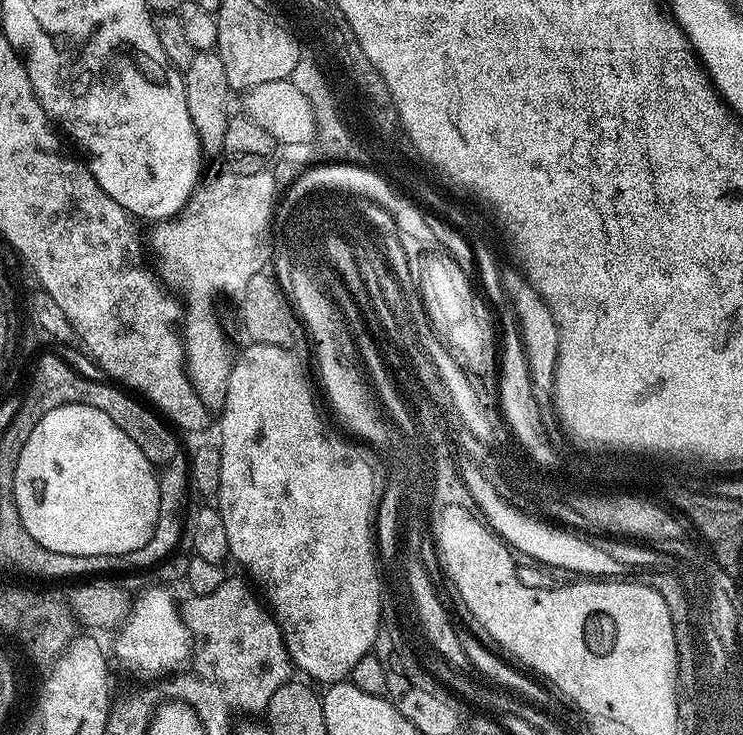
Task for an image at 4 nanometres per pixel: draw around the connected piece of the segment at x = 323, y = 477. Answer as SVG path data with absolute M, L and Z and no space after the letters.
M258 344L247 345L244 353L235 357L230 374L230 382L226 390L224 406L220 416L220 440L218 447L222 458L222 482L218 493L218 507L222 514L222 526L226 526L226 542L231 558L237 560L258 583L264 587L263 599L267 607L276 618L276 624L284 634L284 644L292 655L293 665L305 672L303 675L309 681L320 686L339 684L347 681L352 675L358 658L369 655L376 647L376 637L381 635L382 627L379 624L377 612L376 575L372 567L372 554L369 551L368 540L368 513L372 502L372 476L368 468L349 451L347 439L342 435L335 436L324 425L320 412L316 409L316 400L312 397L312 388L304 377L304 368L296 357L295 351Z

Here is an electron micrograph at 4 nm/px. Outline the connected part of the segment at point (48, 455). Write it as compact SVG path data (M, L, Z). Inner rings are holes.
M63 404L61 411L52 412L52 417L28 439L28 448L14 470L12 497L26 534L46 550L75 556L121 556L142 550L150 542L158 522L160 482L157 469L107 414L94 410L94 406Z

